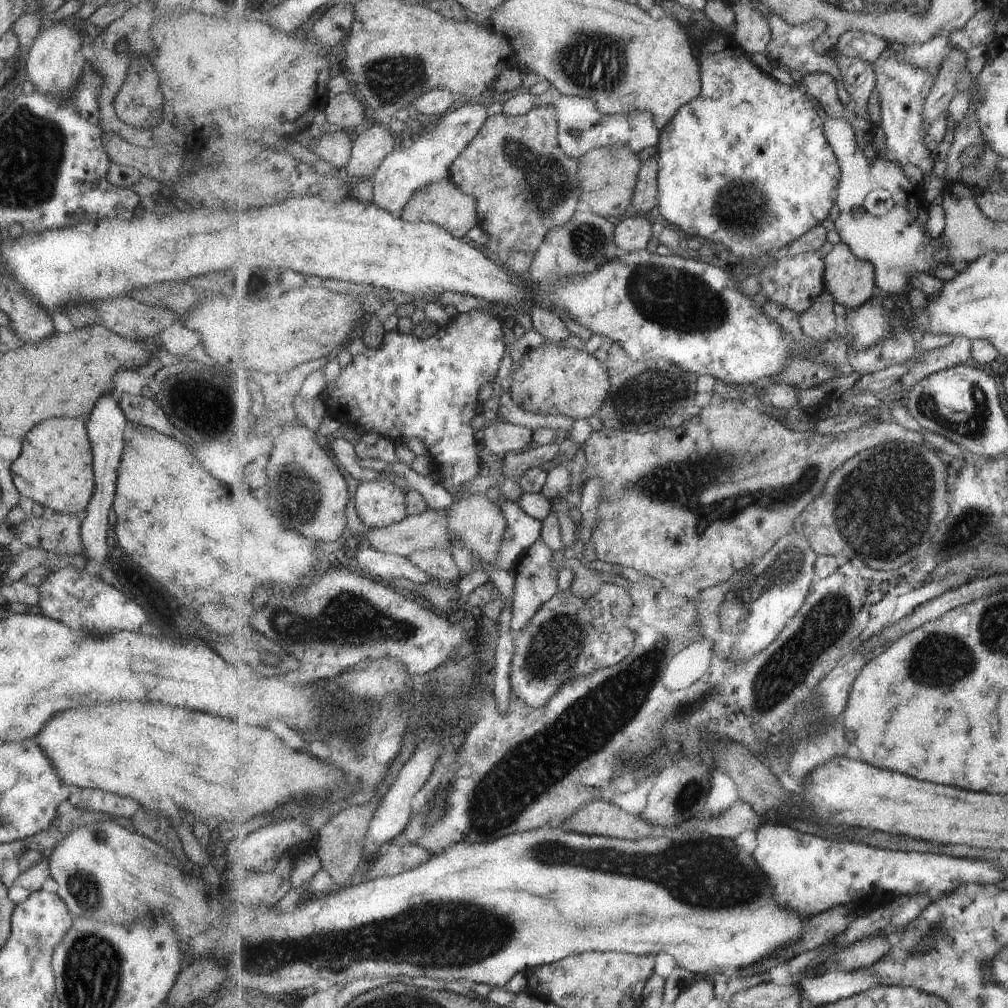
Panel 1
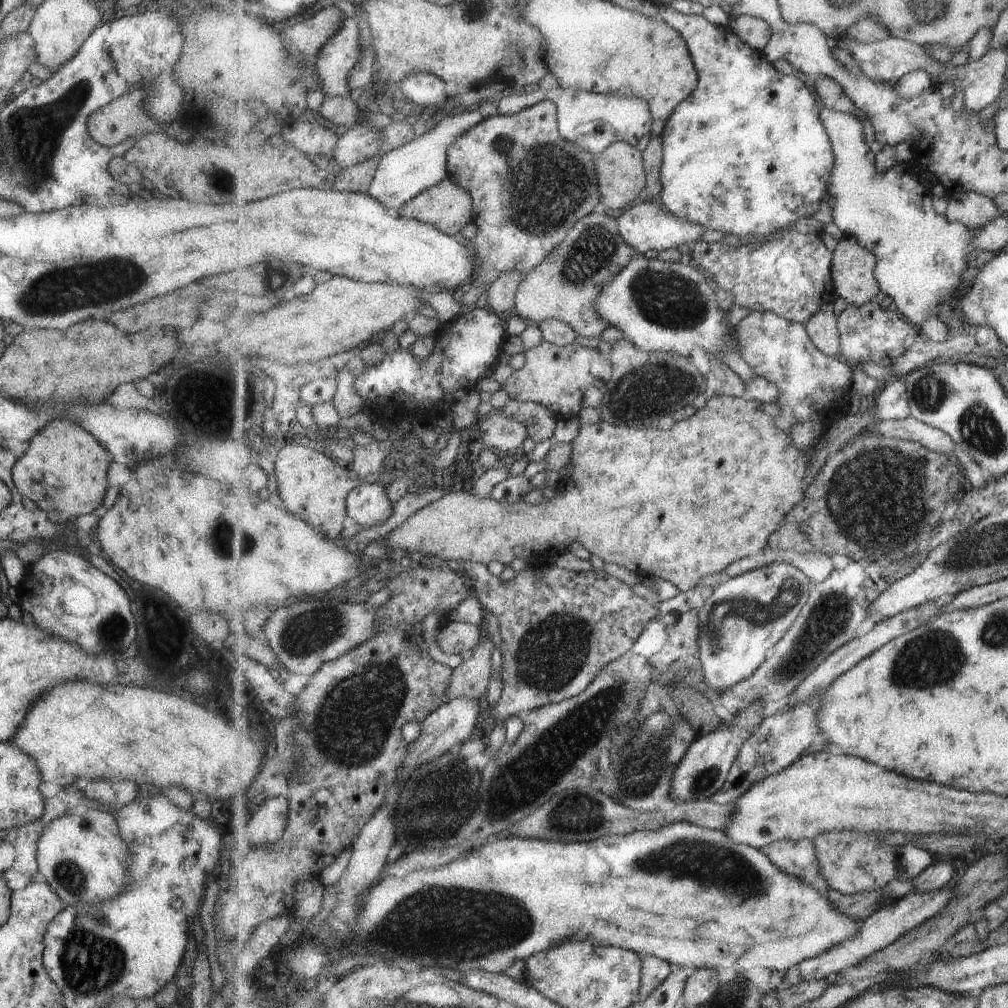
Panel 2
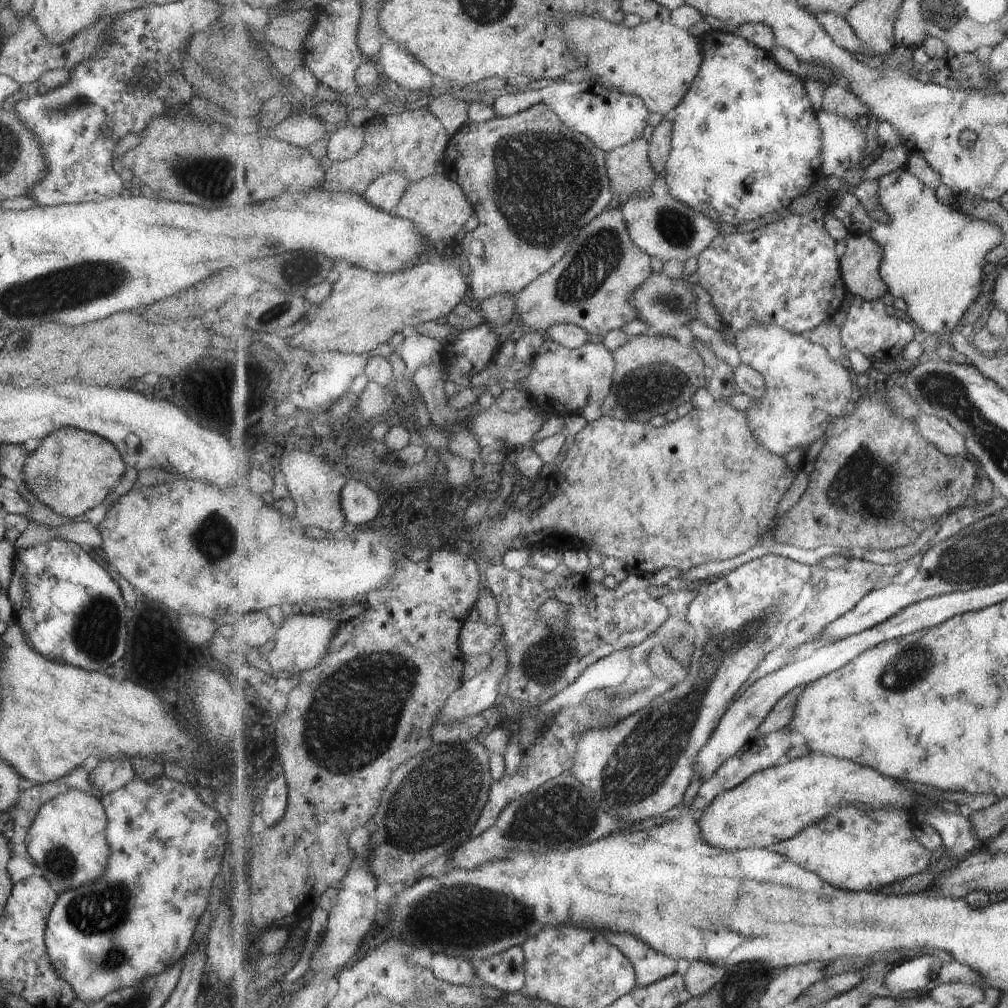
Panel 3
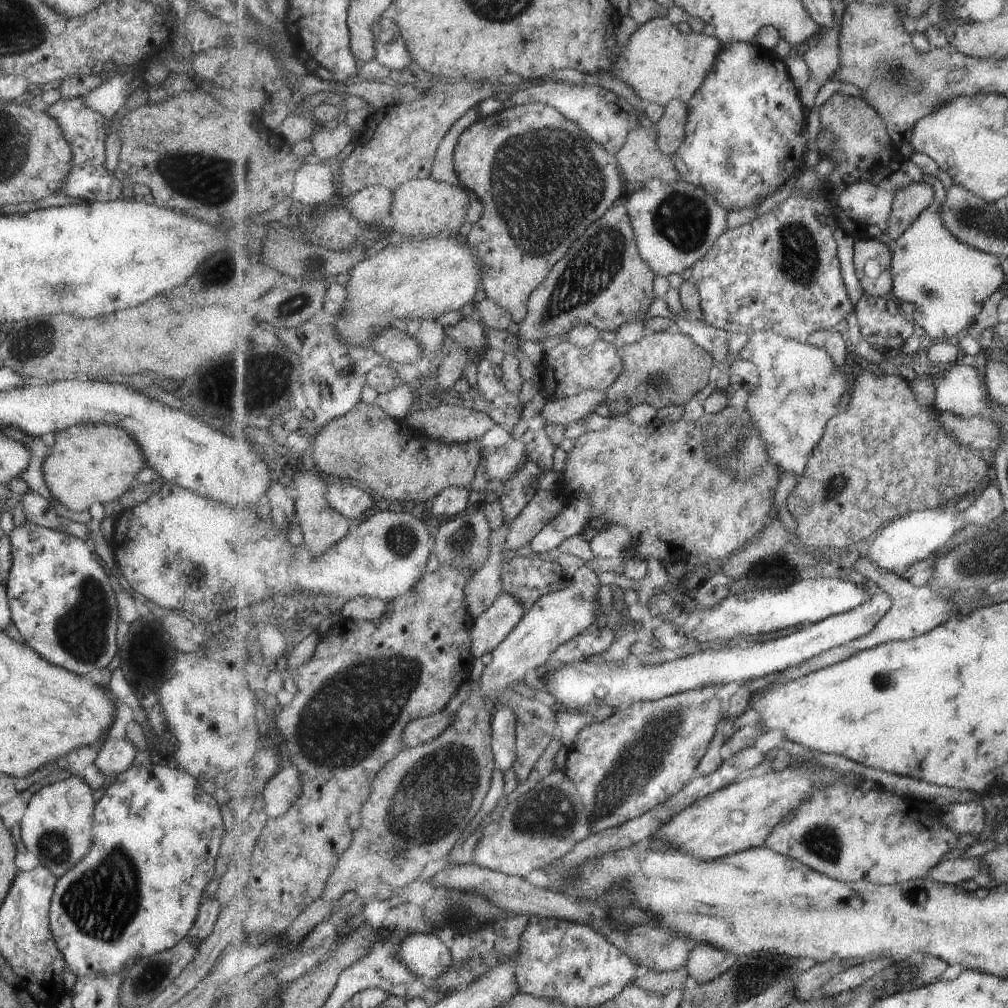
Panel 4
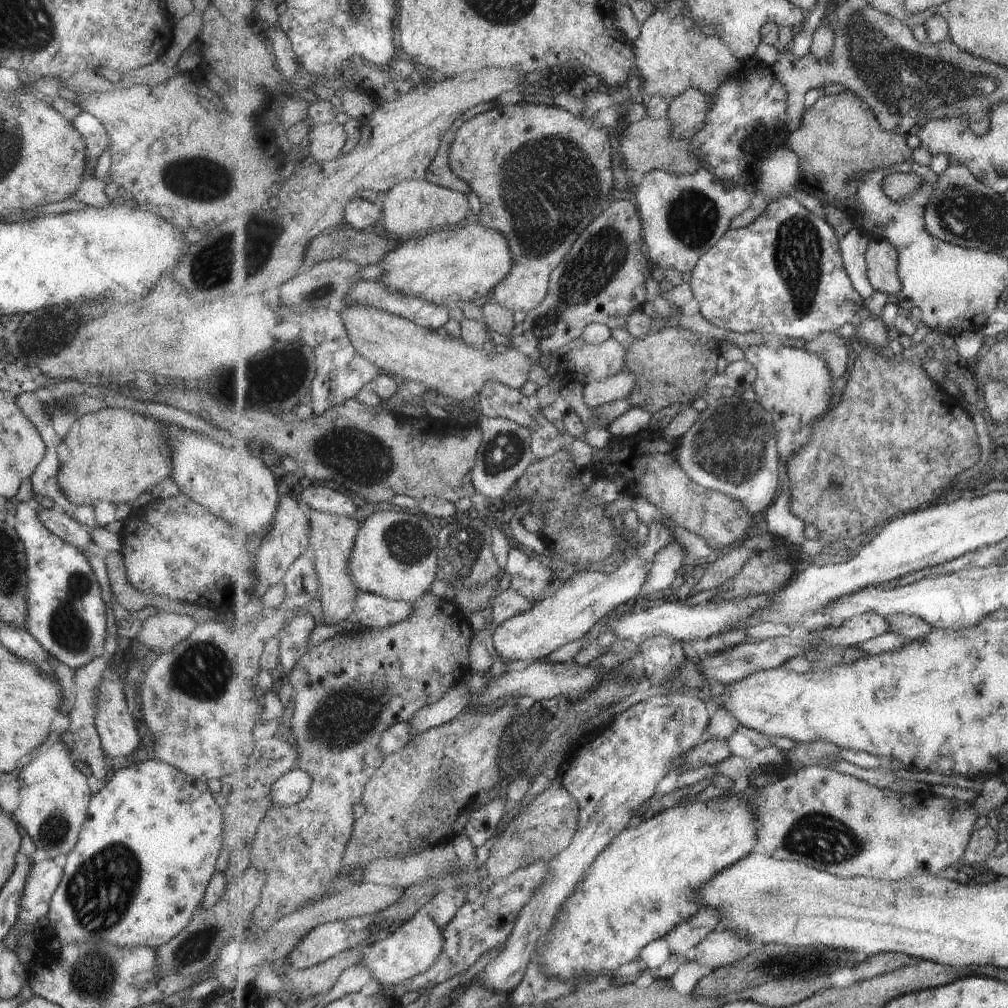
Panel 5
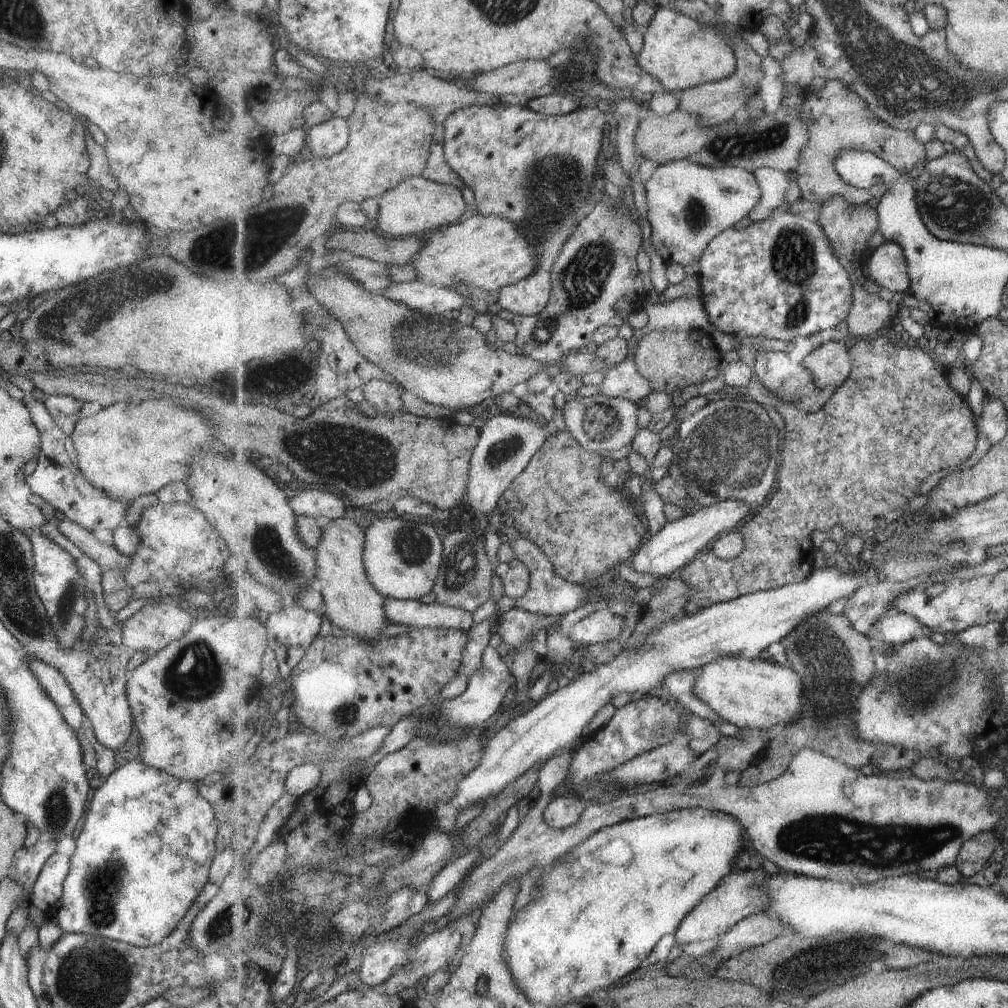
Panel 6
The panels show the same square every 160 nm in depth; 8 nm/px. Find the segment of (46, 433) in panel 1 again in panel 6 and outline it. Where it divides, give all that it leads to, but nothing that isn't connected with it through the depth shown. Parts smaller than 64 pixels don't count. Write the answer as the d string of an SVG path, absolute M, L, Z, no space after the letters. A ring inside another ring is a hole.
M116 402L101 409L94 416L77 418L70 434L73 450L76 452L76 468L84 481L114 500L132 499L154 493L163 485L182 481L189 472L189 458L193 452L209 450L209 440L213 438L211 428L195 410L177 408L167 402L141 402L131 406L127 402Z

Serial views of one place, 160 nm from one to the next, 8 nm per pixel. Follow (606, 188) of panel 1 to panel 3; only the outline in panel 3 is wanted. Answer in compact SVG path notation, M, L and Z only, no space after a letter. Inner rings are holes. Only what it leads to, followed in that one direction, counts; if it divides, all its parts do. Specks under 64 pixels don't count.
M637 138L634 142L607 153L607 171L613 184L615 197L618 197L619 202L639 192L651 191L653 181L662 176L649 161L649 145L650 143L647 143L644 138Z

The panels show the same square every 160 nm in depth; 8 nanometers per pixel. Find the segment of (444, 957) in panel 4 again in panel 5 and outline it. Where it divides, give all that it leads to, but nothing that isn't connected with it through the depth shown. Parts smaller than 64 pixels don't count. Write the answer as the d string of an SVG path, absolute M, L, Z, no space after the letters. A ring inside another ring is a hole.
M417 913L415 918L403 923L387 938L362 948L362 951L365 955L365 964L377 982L385 988L389 985L405 986L415 976L427 972L437 962L443 949L444 936L441 928L430 916Z

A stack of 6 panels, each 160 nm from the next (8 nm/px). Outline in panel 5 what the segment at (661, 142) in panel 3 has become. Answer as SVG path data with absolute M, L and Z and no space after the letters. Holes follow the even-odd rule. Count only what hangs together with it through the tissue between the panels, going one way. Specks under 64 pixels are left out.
M689 89L670 101L668 117L674 137L692 137L705 126L712 107L711 95L706 95L702 90Z

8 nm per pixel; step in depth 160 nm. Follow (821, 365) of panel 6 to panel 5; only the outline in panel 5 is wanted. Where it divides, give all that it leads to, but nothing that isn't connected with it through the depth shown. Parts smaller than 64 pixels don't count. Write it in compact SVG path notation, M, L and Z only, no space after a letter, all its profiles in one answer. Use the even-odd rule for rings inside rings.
M827 331L818 337L807 339L805 348L813 354L818 354L828 364L833 378L841 378L847 372L847 362L849 362L847 343L848 339Z

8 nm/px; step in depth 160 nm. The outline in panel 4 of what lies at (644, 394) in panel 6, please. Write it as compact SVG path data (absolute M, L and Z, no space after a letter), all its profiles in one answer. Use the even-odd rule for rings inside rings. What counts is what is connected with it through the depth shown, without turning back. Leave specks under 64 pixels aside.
M585 391L575 397L566 399L547 399L541 415L547 424L569 426L577 420L583 420L591 414L599 404L605 403L607 392Z

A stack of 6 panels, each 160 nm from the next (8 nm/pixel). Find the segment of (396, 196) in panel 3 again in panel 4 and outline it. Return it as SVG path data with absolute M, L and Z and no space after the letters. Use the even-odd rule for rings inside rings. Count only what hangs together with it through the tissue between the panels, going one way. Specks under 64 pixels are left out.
M375 185L360 190L347 208L361 221L371 226L380 226L381 220L391 214L394 203L394 191L386 186Z

